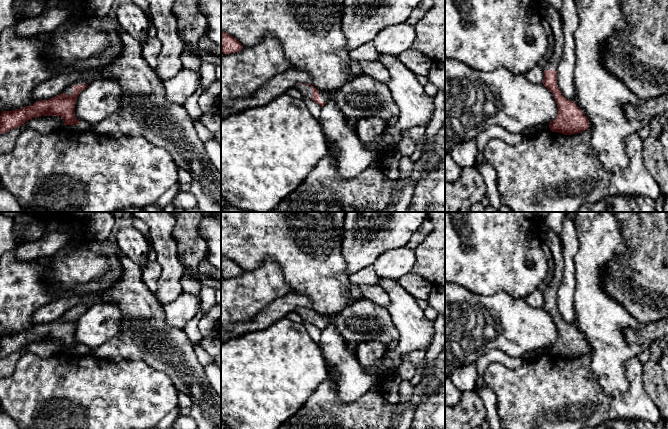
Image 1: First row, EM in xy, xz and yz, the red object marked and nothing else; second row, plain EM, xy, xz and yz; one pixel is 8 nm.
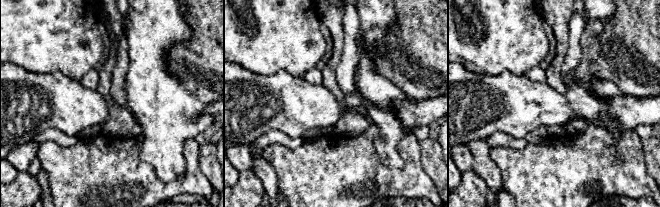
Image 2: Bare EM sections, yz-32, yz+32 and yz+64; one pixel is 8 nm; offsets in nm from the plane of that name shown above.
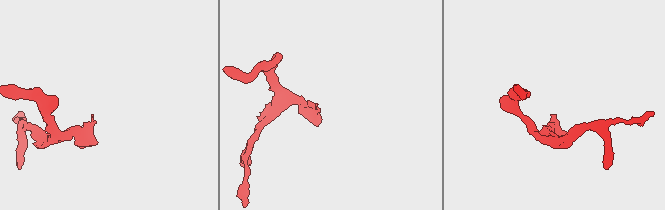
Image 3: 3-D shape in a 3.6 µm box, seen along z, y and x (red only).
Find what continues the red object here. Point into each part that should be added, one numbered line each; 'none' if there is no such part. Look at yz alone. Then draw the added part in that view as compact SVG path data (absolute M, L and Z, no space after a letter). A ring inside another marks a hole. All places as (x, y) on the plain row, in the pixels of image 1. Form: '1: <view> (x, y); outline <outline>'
1: yz (553, 241); outline M544 218L538 220L538 222L541 228L543 241L550 249L554 261L553 279L545 288L543 294L557 294L557 290L563 278L563 269L565 266L563 249L561 247L562 238L544 224Z

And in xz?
1: xz (306, 314); outline M295 309L295 312L300 314L306 321L312 322L312 310Z

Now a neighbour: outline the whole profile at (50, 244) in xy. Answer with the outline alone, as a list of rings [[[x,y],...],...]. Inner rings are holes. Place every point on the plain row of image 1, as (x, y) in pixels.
[[[62,231],[47,233],[37,241],[20,245],[15,257],[21,261],[31,262],[41,257],[54,256],[66,248],[70,242],[71,238]]]

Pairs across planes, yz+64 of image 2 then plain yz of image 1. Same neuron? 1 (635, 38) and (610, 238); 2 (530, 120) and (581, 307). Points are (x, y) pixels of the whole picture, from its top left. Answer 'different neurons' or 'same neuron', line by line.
1: different neurons
2: different neurons

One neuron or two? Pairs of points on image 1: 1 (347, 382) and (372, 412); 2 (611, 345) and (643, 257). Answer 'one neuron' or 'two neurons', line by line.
1: two neurons
2: two neurons

